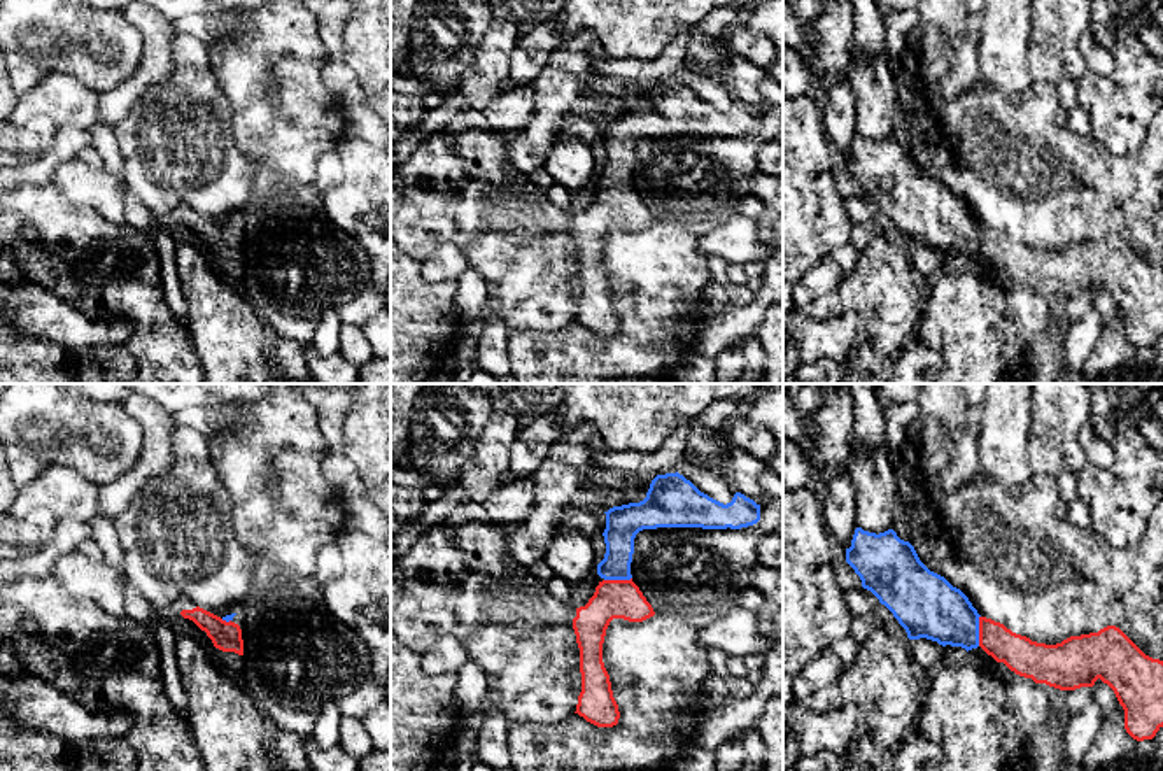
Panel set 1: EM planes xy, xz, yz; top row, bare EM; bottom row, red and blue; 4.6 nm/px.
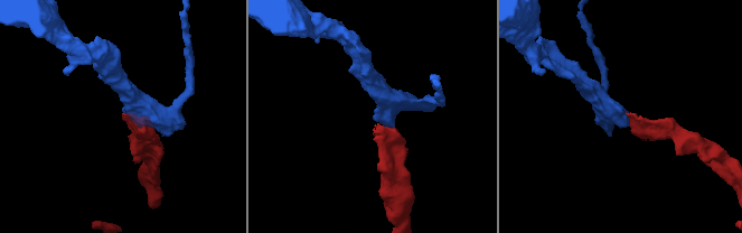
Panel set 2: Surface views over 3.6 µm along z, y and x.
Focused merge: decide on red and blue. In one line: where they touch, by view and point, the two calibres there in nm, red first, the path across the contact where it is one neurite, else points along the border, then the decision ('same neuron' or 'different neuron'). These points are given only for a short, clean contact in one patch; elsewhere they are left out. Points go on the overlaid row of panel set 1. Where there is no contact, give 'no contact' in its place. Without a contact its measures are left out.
yz (979, 631) | 170/280 nm | across yz (1020, 654), (979, 631), (971, 631), (932, 608) | same neuron

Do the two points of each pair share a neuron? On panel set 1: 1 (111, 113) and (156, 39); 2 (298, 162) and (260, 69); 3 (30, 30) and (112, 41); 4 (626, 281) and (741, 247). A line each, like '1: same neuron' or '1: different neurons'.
1: same neuron
2: same neuron
3: same neuron
4: different neurons

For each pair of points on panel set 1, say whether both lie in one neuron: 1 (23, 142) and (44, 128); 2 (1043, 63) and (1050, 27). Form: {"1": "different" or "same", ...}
{"1": "same", "2": "same"}

